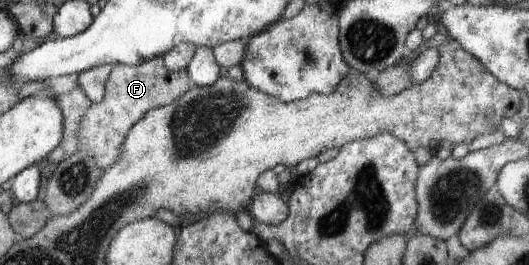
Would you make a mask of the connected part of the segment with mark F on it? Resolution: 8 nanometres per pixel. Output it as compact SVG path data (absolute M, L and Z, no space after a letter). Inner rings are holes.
M161 57L142 65L114 65L105 85L104 100L92 103L82 116L77 133L79 151L86 152L102 172L106 171L117 160L119 149L130 128L133 128L146 112L173 104L191 90L192 86L186 70L175 72L166 69Z

